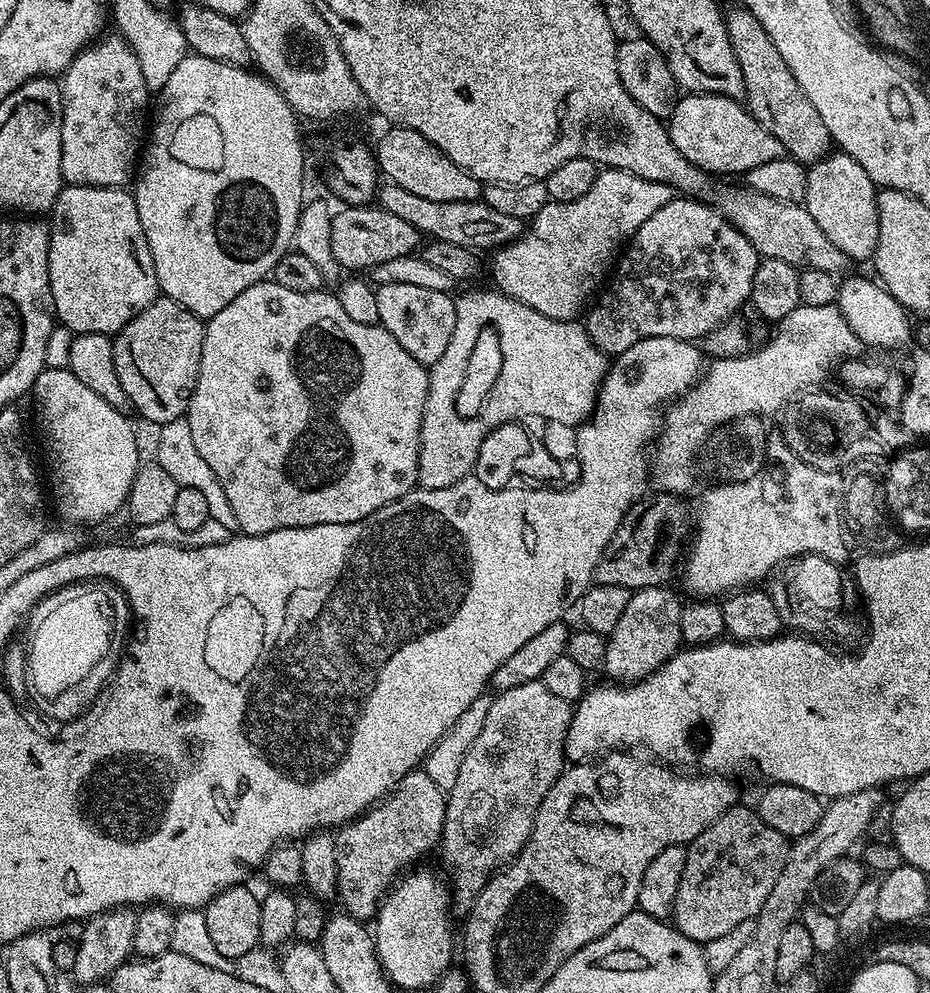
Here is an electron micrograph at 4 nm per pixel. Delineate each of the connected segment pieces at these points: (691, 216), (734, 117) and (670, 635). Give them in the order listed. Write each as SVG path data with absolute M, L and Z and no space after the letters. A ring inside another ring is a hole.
M673 198L670 202L666 202L666 206L662 206L662 210L654 210L654 214L650 214L650 218L646 218L646 222L642 222L642 226L638 226L638 230L627 241L626 247L615 265L615 268L617 267L616 277L613 278L612 285L608 289L605 287L599 293L599 296L601 295L600 301L596 305L593 303L586 312L586 317L588 316L588 321L586 321L588 336L601 352L615 358L621 352L630 350L630 346L634 346L634 342L642 342L642 338L658 338L659 336L696 342L710 335L716 328L725 323L735 313L732 312L735 308L740 308L743 304L747 305L749 303L752 287L754 286L754 274L758 270L762 257L760 253L754 250L754 246L748 241L746 234L739 232L719 210L713 205L711 208L708 204L700 203L704 202L696 198Z
M710 92L684 94L674 106L674 114L667 117L666 127L672 144L690 164L715 172L747 174L762 162L781 159L785 155L782 142L774 138L752 117L751 111L739 99L714 96Z
M669 587L639 588L633 591L615 628L608 635L603 661L609 679L620 684L648 679L676 655L682 646L682 600Z

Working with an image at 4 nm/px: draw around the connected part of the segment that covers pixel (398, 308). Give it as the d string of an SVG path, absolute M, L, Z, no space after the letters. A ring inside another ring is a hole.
M382 284L375 289L379 323L414 358L425 366L438 363L456 325L456 301L449 293L422 290L422 286L409 284Z

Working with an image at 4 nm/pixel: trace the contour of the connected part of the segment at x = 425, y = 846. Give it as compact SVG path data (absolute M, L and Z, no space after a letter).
M407 772L387 798L335 833L336 891L347 915L361 922L376 916L398 877L408 870L403 868L410 867L441 843L447 809L445 793L430 782L425 772Z

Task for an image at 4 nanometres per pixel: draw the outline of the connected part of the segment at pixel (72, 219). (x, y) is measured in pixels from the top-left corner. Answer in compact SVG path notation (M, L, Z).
M68 184L61 188L50 209L48 233L48 290L55 319L73 334L118 334L157 299L158 285L152 255L138 218L136 197L127 187L91 188Z

